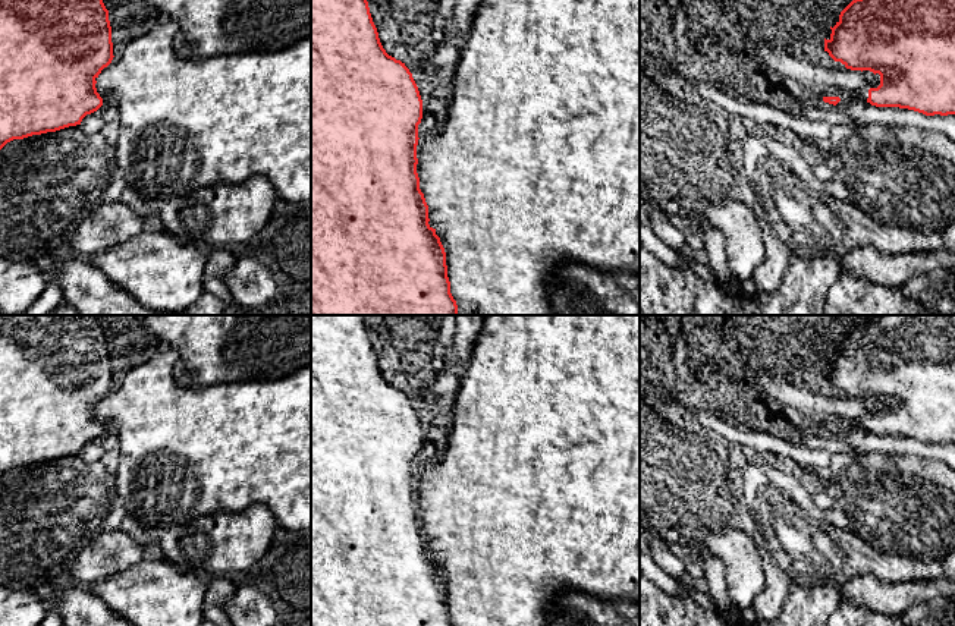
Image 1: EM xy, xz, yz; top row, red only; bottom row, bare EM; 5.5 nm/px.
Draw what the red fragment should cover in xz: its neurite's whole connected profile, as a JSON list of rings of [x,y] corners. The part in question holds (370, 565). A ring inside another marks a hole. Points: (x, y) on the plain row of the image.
[[[311,315],[311,626],[453,626],[446,581],[428,550],[417,501],[422,428],[409,397],[383,377],[364,315]]]

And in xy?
[[[0,315],[0,478],[13,468],[81,453],[87,443],[97,440],[103,434],[103,427],[97,421],[95,408],[113,386],[109,339],[97,315]]]

